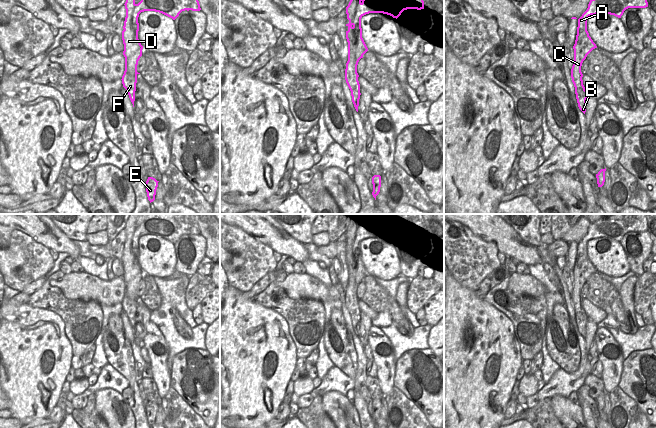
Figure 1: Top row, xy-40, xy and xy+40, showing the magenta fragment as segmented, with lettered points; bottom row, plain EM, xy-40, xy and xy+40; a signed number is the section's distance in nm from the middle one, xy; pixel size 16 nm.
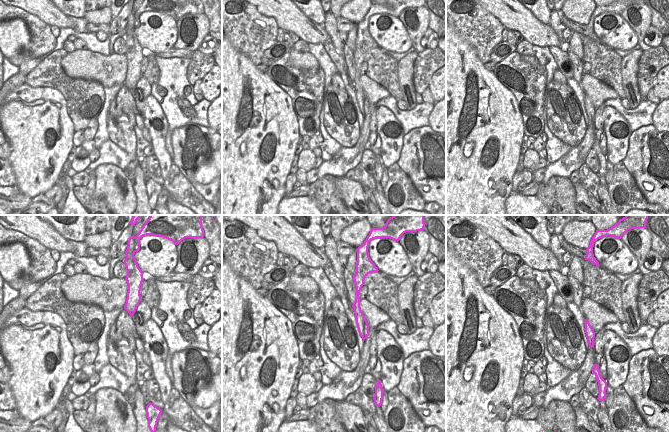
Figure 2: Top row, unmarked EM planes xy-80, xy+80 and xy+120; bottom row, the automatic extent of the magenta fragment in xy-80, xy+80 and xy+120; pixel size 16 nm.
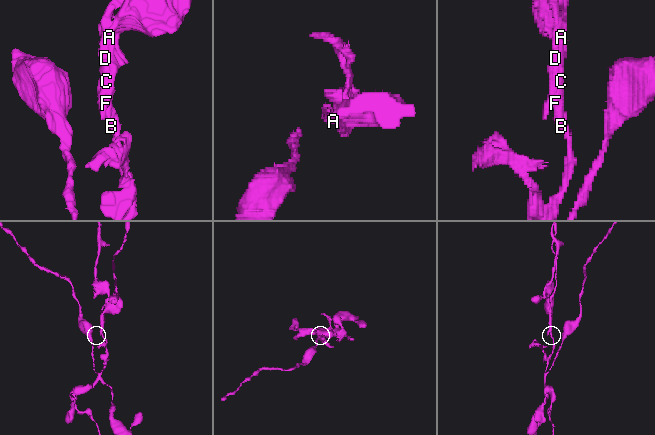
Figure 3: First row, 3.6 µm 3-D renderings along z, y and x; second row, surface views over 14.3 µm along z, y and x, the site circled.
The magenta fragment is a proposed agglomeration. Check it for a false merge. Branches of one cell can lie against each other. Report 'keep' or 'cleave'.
cleave

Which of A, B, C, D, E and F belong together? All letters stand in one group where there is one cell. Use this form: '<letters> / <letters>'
A B C E F / D

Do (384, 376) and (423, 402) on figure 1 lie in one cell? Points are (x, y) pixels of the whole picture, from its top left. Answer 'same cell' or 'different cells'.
different cells

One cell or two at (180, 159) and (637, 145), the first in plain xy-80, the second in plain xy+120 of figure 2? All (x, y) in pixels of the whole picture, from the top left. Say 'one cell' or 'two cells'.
one cell

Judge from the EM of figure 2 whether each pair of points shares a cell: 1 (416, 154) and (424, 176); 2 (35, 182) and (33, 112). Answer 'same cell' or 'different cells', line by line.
1: same cell
2: same cell

